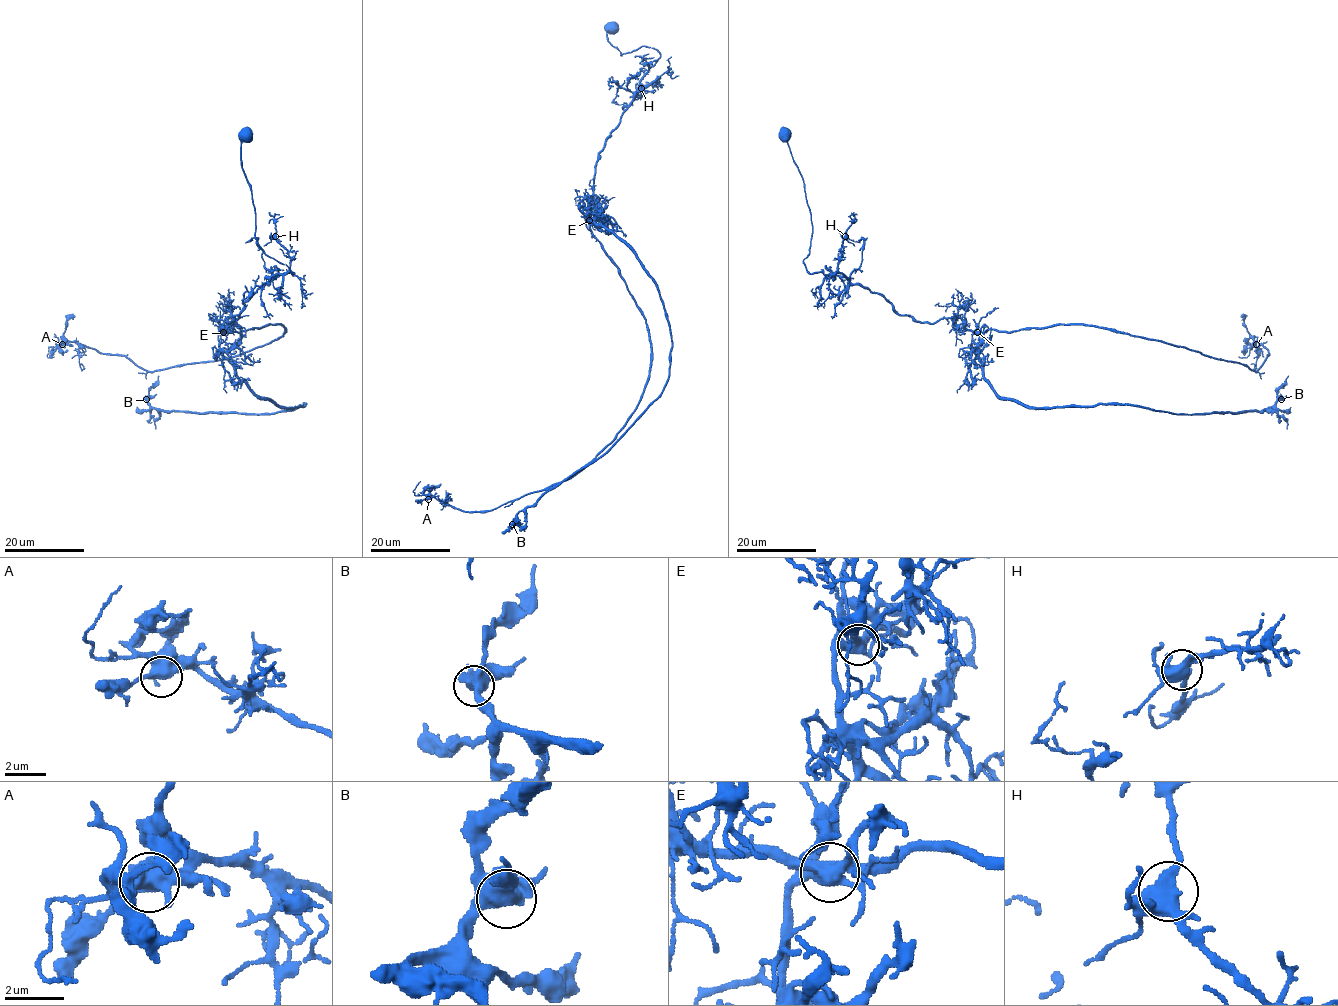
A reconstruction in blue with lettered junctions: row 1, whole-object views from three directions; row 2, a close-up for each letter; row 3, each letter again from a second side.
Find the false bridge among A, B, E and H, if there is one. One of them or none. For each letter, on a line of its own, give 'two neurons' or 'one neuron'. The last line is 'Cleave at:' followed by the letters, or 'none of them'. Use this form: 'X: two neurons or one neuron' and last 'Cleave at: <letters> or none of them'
A: one neuron
B: one neuron
E: two neurons
H: one neuron
Cleave at: E

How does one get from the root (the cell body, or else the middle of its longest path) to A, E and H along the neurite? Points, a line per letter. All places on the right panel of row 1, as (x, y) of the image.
A: (784, 134), (811, 215), (806, 269), (899, 314), (974, 331), (1113, 328), (1255, 371), (1269, 354), (1256, 344)
E: (784, 134), (811, 215), (806, 269), (845, 276), (881, 294), (899, 314), (931, 323), (951, 318), (978, 332)
H: (784, 134), (804, 182), (811, 215), (810, 253), (803, 260), (806, 269), (845, 276), (838, 271), (845, 236)

